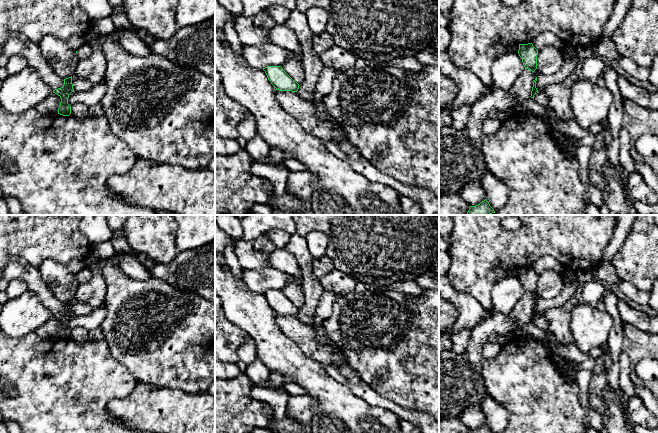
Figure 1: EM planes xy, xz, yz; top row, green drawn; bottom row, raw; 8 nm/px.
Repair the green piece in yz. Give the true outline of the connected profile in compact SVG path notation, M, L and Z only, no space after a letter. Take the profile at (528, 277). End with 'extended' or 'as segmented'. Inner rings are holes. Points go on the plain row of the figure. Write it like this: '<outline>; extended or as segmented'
M532 267L519 268L518 278L522 283L525 293L534 296L537 293L538 274Z; as segmented

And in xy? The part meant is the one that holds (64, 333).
M72 300L64 303L64 309L61 312L53 314L61 322L58 338L69 340L71 338L71 330L68 328L69 319L74 316L72 308Z; as segmented

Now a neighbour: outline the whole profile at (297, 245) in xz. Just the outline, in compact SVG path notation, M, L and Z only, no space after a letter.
M297 232L291 234L285 249L297 259L303 280L302 287L305 295L305 303L299 309L296 317L301 323L314 326L315 307L318 305L325 291L320 278L316 277L313 273L312 263L314 257L308 250L305 237L299 235Z

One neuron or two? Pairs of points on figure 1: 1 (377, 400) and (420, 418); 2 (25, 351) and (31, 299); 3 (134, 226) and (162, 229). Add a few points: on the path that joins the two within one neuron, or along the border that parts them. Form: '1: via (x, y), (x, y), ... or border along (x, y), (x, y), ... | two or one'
1: via (388, 405), (403, 414), (409, 415) | one
2: border along (34, 331), (21, 336), (10, 336) | two
3: via (141, 229), (155, 229) | one

